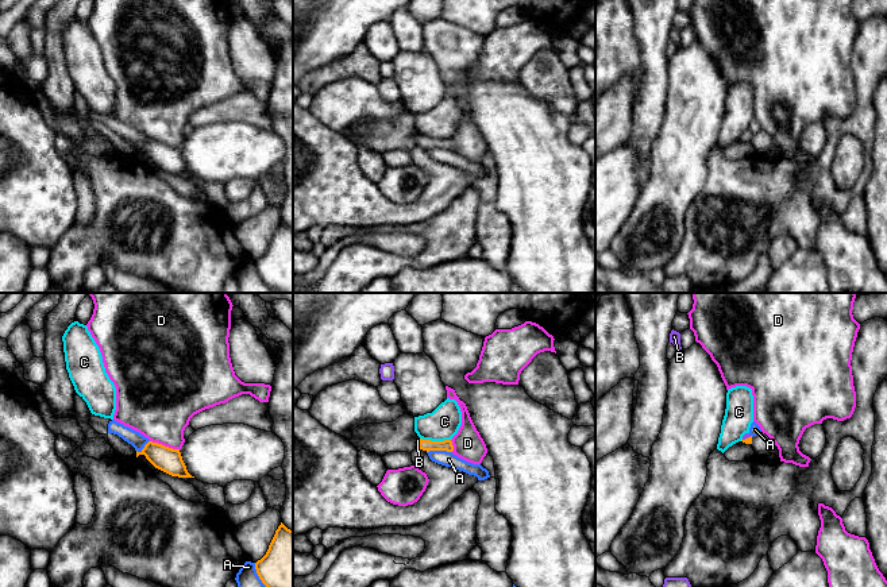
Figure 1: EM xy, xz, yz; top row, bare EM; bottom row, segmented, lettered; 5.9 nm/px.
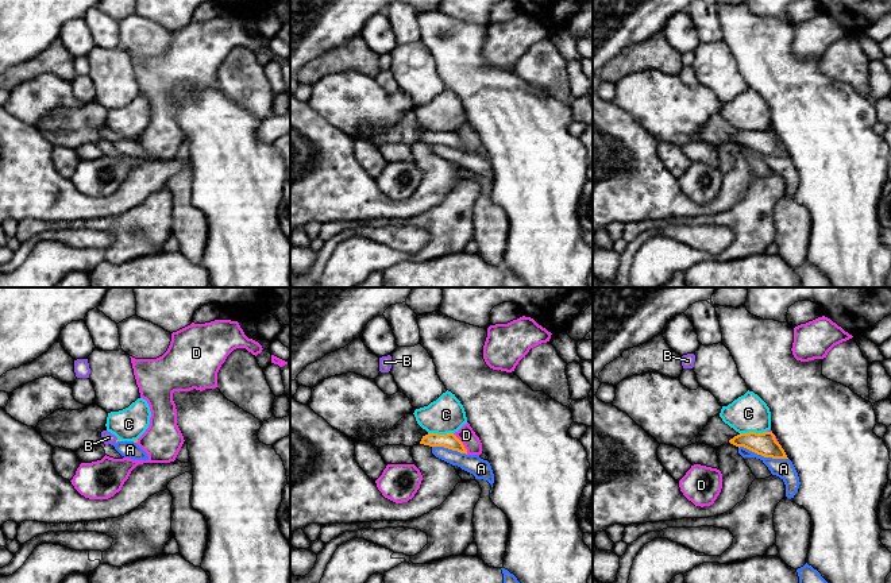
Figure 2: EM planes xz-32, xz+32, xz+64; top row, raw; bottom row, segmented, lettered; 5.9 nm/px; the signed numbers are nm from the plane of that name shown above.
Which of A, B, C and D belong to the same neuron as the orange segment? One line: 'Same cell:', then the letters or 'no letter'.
Same cell: B

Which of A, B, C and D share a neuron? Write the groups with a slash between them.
A / B / C / D

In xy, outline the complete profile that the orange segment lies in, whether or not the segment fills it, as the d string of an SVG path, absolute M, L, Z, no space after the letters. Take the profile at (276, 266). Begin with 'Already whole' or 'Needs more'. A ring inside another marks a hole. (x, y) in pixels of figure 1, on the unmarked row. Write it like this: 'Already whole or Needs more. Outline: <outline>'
Already whole. Outline: M282 220L266 252L255 260L262 281L281 293L293 293L293 228Z

